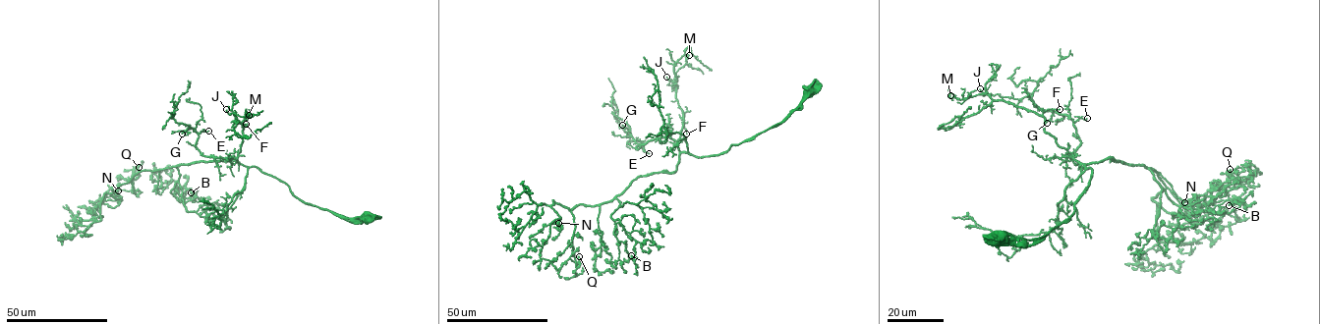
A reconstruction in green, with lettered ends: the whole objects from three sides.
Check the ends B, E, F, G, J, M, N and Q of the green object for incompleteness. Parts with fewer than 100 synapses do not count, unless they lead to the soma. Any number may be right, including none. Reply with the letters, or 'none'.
none

